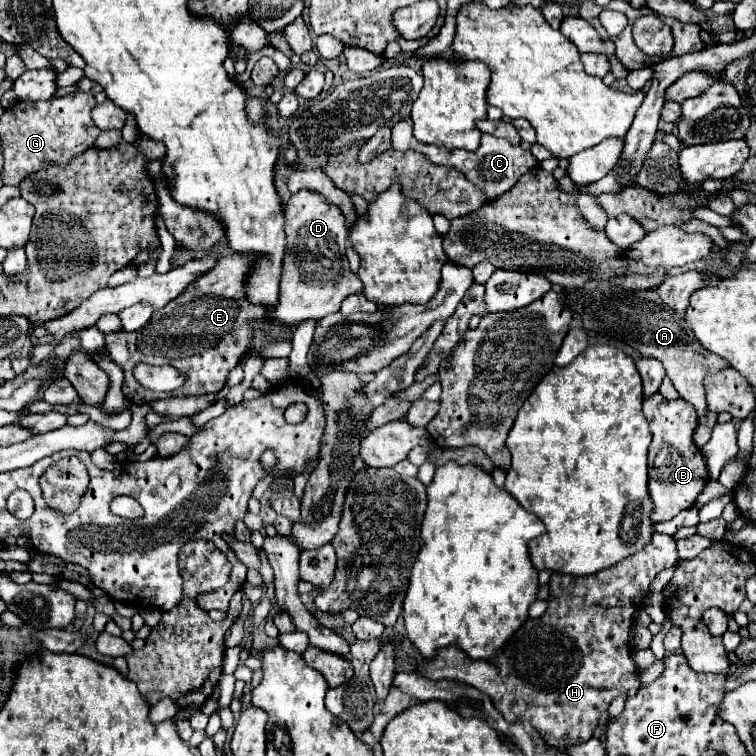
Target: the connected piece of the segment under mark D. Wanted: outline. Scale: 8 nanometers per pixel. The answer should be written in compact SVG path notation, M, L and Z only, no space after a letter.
M309 189L293 193L285 205L285 233L287 255L281 279L279 307L273 309L275 319L289 327L297 327L297 323L305 319L319 321L325 315L337 313L345 297L363 291L361 281L355 273L351 273L349 261L345 257L347 225L337 205Z

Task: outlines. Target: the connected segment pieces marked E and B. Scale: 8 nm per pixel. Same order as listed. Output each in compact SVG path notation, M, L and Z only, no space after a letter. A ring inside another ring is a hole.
M221 251L215 267L205 275L197 277L179 297L167 303L167 307L153 313L143 329L133 333L117 331L105 335L107 357L123 371L125 383L123 393L131 403L151 403L159 397L181 397L181 395L207 395L221 391L225 387L229 371L241 361L251 345L251 331L261 323L265 309L261 305L251 305L245 299L243 279L249 273L253 255L237 255L235 251ZM139 363L147 365L171 365L185 375L185 383L169 393L155 393L151 389L139 387L133 377L133 369Z
M659 393L643 401L643 415L649 421L653 441L649 445L649 495L655 503L653 521L669 521L677 513L691 509L697 495L709 481L705 459L697 445L693 443L693 433L697 427L697 413L691 403L677 399L667 401Z

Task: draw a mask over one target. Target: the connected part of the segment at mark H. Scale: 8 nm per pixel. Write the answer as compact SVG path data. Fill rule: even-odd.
M655 533L651 543L637 555L623 559L617 567L609 571L599 571L597 575L585 579L569 579L569 575L551 575L547 611L537 619L527 619L507 641L501 655L495 659L471 659L457 645L437 649L435 657L425 659L415 667L415 671L431 681L453 679L461 681L487 693L495 707L503 713L505 721L529 721L541 737L551 747L573 747L585 743L593 737L593 731L599 725L601 713L607 711L611 701L617 695L631 697L641 689L639 669L631 659L629 631L635 623L635 611L643 605L643 599L649 593L649 585L655 575L667 567L673 567L679 561L675 541L669 535Z

